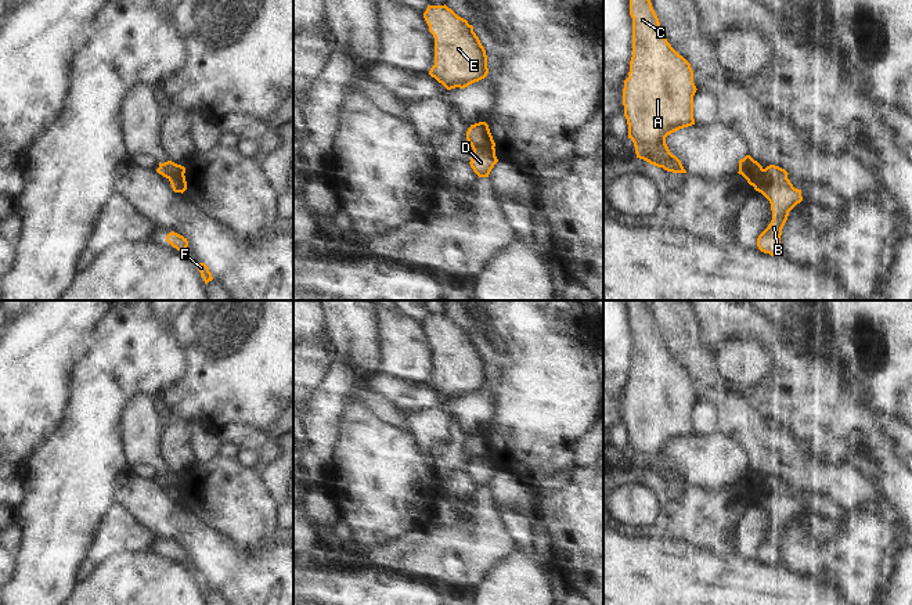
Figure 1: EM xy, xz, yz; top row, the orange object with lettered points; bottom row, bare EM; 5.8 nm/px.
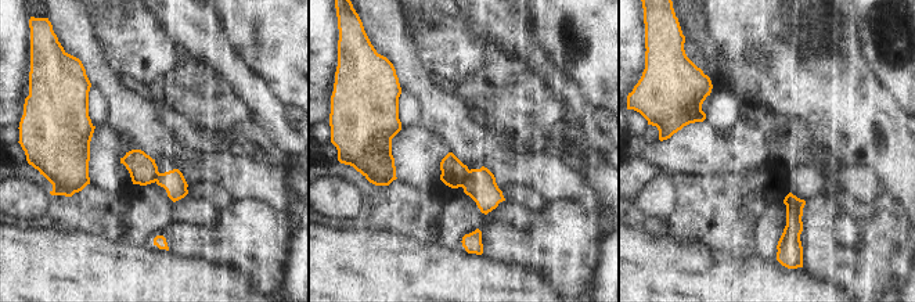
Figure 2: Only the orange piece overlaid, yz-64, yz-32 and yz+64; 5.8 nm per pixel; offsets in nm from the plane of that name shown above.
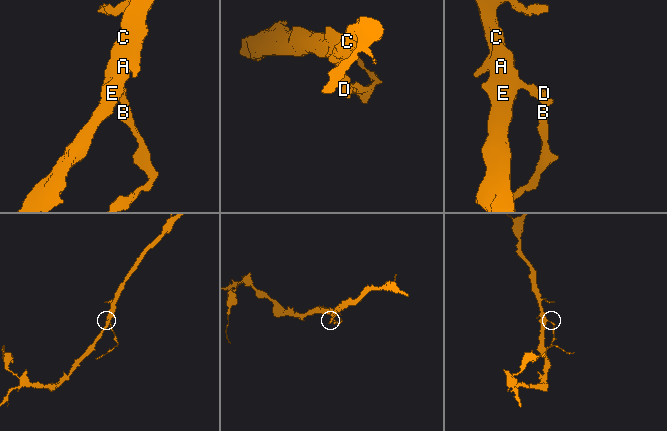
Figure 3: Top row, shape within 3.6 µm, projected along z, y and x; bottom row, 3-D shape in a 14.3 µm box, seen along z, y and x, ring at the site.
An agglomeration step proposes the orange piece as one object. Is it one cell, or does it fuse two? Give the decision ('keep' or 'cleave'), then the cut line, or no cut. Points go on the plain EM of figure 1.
cleave; cut in xz along (493, 456), (473, 460)

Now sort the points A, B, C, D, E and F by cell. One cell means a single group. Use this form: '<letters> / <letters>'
A C E / B D F

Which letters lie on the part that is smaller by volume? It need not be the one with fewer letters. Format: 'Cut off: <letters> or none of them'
Cut off: B, D, F

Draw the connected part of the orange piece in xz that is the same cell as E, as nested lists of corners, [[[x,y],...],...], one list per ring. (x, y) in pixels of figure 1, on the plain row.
[[[428,316],[423,328],[435,347],[435,375],[429,385],[447,400],[484,389],[486,360],[466,329],[444,316]]]

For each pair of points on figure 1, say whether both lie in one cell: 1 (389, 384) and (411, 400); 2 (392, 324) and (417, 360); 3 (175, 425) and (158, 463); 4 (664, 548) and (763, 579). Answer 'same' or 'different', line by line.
1: same
2: same
3: different
4: same

